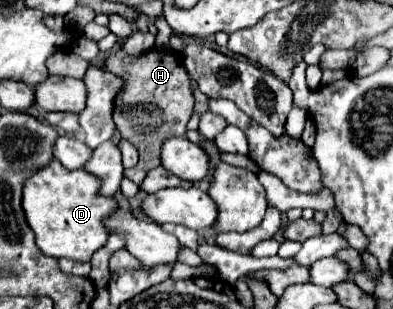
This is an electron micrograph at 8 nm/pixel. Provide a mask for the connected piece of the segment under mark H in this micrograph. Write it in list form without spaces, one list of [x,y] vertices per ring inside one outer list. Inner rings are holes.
[[[152,49],[144,57],[126,55],[122,51],[112,53],[104,59],[104,71],[120,77],[124,85],[114,97],[114,123],[124,139],[128,139],[140,153],[136,167],[126,169],[124,173],[140,185],[140,179],[154,167],[160,165],[160,147],[170,137],[184,137],[186,123],[194,113],[194,97],[190,91],[190,77],[174,51]]]

